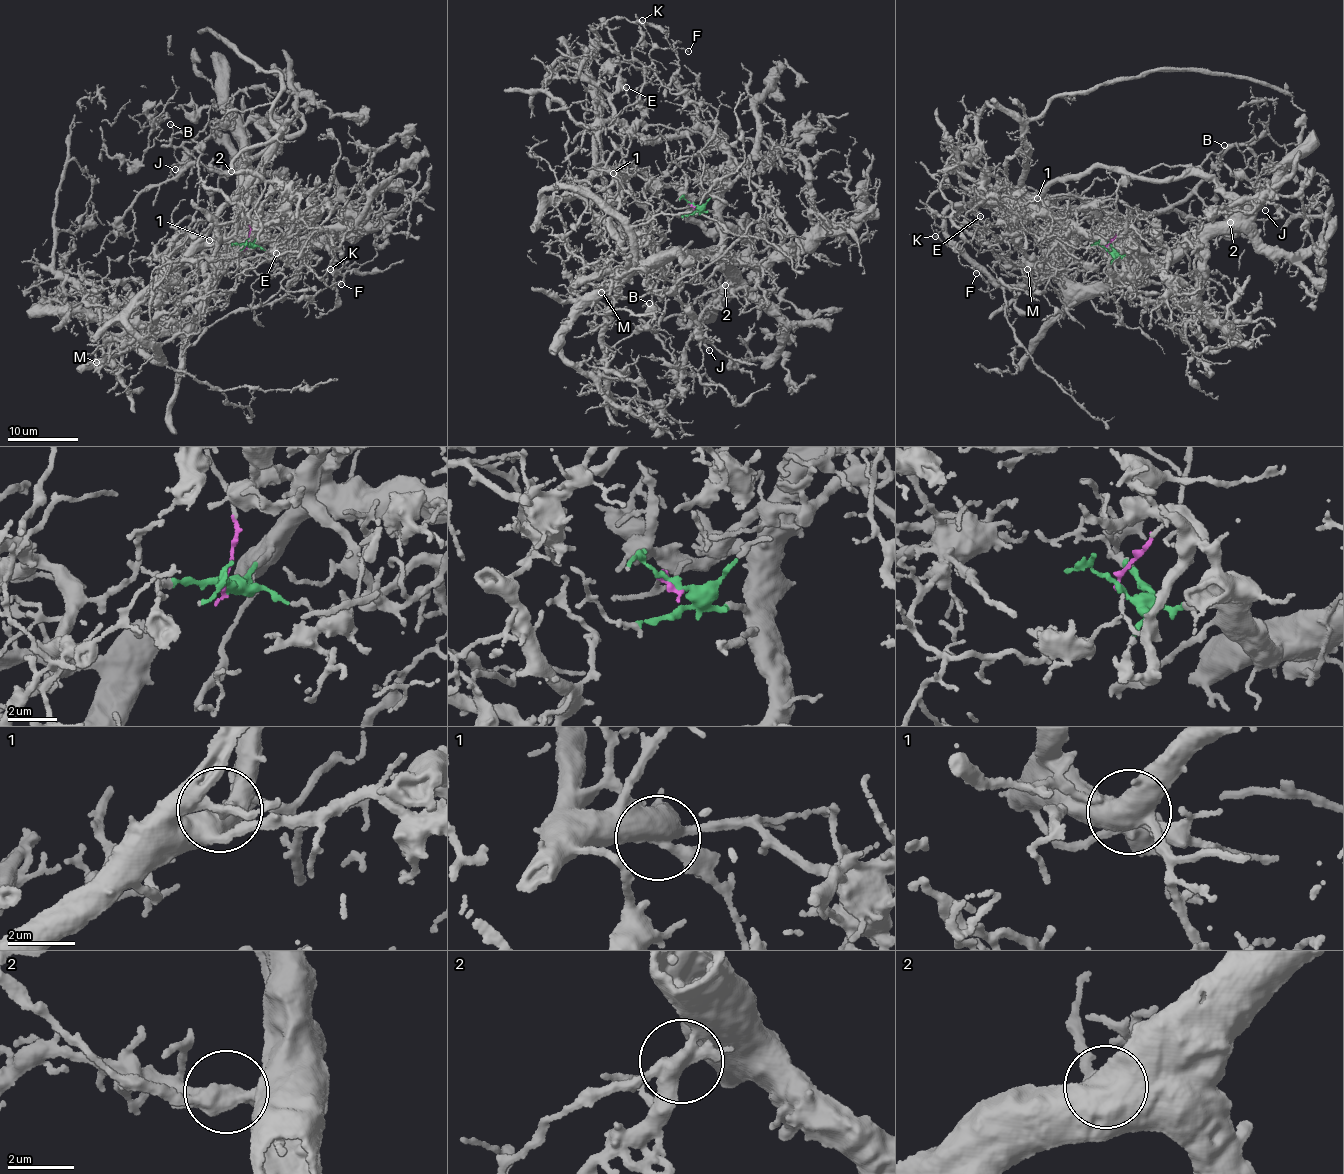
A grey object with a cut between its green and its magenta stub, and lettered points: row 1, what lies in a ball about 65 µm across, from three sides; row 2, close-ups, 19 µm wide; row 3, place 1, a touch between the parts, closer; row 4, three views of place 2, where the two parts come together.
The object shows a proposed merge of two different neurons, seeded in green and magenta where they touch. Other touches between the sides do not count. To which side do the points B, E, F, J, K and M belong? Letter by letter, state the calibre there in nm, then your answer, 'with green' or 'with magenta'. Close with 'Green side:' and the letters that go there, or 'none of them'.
B: 110 nm | with magenta
E: 120 nm | with magenta
F: 100 nm | with magenta
J: 170 nm | with green
K: 120 nm | with magenta
M: 240 nm | with green
Green side: J, M

